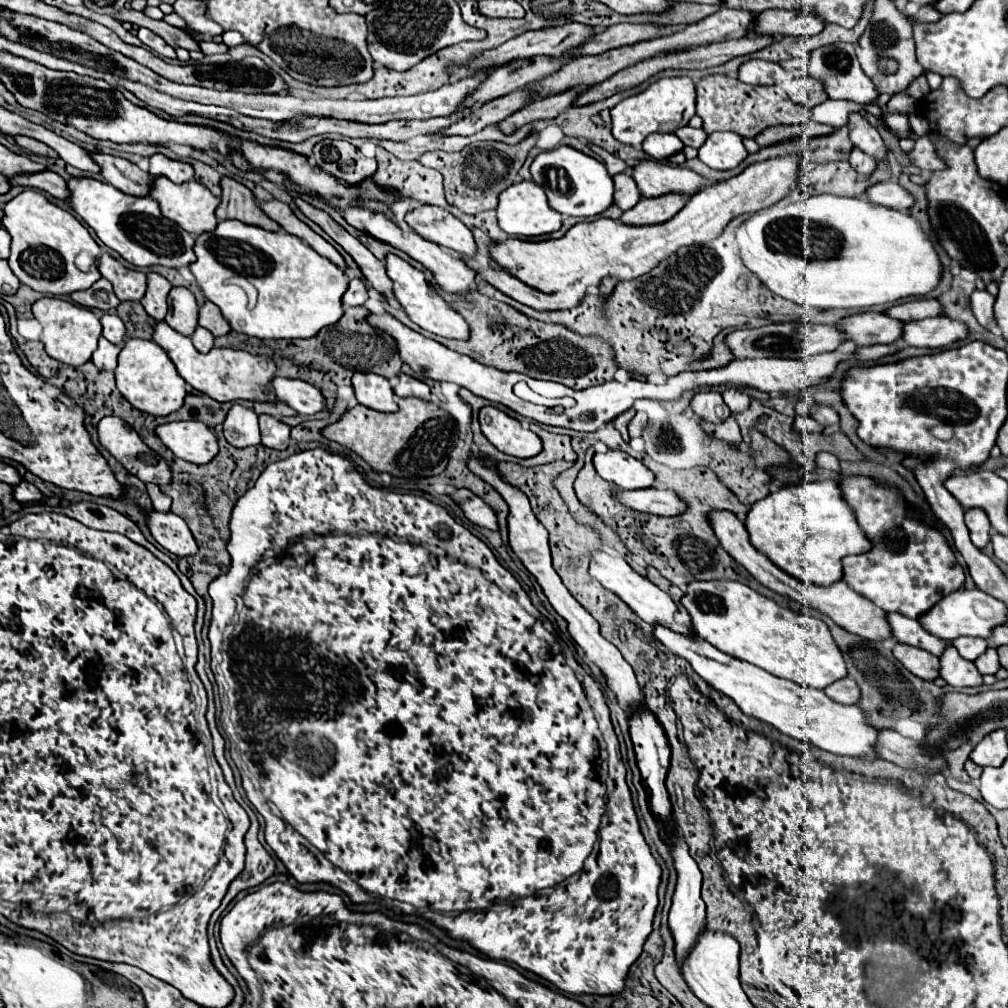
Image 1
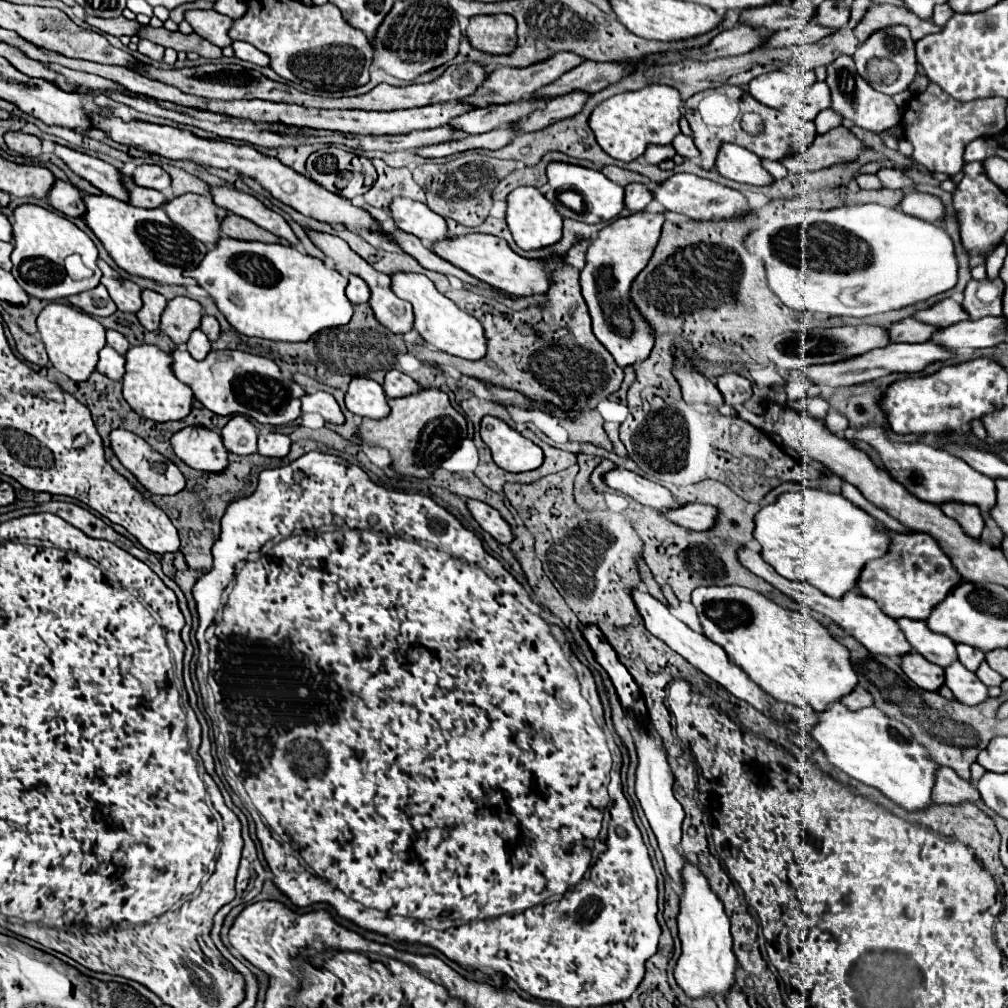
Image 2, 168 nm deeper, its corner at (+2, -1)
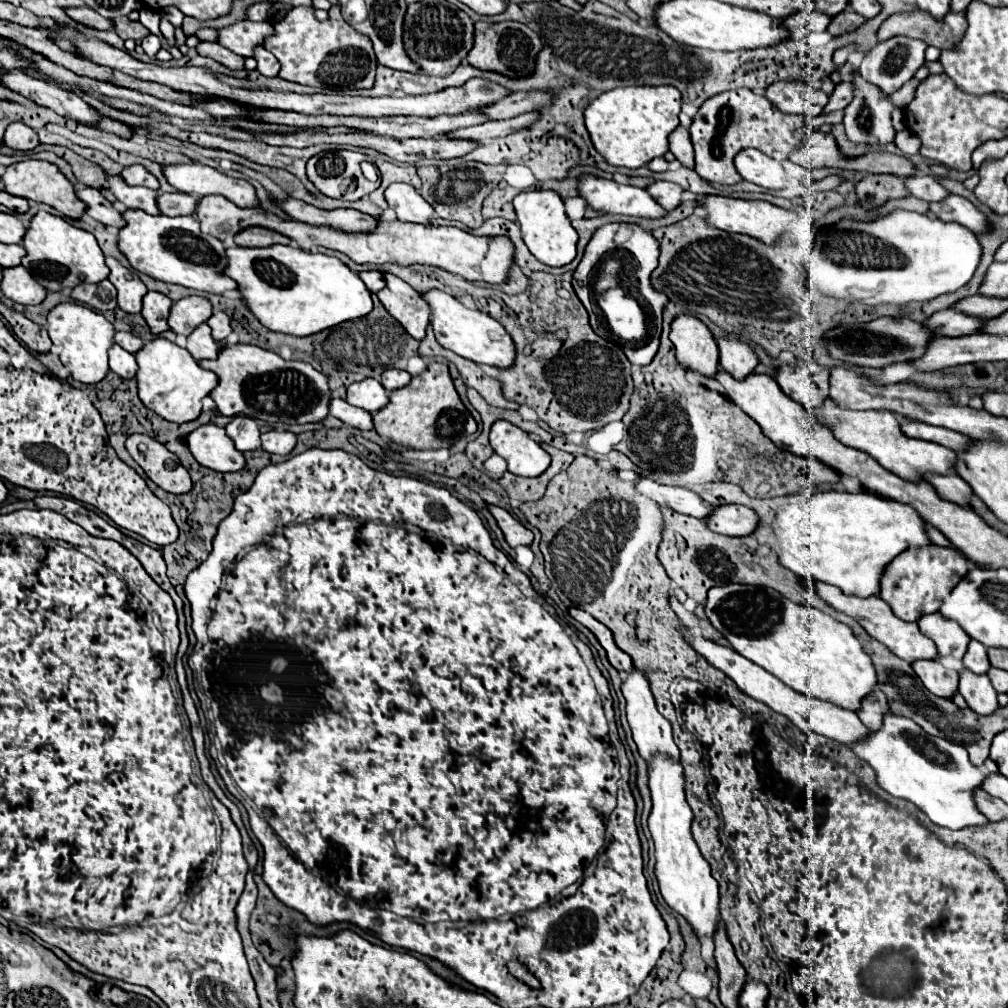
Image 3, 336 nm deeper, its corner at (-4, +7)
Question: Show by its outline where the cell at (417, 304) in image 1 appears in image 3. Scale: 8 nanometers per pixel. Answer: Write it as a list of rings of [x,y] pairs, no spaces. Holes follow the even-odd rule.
[[[428,290],[424,294],[420,294],[426,304],[430,304],[430,324],[434,330],[436,340],[452,350],[454,354],[474,360],[478,364],[488,364],[488,366],[496,366],[496,368],[508,368],[514,362],[514,344],[508,336],[508,332],[504,330],[504,326],[500,322],[496,322],[494,318],[490,318],[488,314],[480,312],[480,310],[470,310],[466,306],[462,306],[454,296],[442,292],[442,290]]]

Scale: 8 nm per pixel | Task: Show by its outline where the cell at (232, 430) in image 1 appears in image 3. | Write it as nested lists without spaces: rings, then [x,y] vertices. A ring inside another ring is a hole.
[[[248,416],[232,418],[232,422],[226,426],[226,432],[240,452],[260,448],[260,426]]]

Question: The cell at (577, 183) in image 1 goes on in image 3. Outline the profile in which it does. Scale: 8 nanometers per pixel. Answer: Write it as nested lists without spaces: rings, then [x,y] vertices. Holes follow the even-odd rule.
[[[594,174],[578,176],[578,194],[588,202],[592,210],[604,214],[660,218],[666,212],[644,188],[618,184],[614,180]]]

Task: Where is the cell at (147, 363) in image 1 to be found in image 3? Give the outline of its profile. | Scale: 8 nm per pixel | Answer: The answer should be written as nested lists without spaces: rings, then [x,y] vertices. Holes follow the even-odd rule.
[[[156,336],[154,340],[146,342],[144,348],[136,352],[136,360],[136,382],[140,400],[146,408],[170,422],[184,424],[198,418],[202,412],[202,398],[208,396],[210,390],[218,384],[218,376],[210,370],[200,368],[186,348],[180,348],[162,336]]]

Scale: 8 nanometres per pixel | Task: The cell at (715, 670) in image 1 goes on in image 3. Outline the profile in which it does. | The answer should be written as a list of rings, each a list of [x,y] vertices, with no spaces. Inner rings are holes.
[[[888,712],[884,714],[882,726],[878,730],[870,732],[858,742],[848,744],[848,748],[874,768],[878,784],[888,794],[910,800],[934,824],[958,830],[988,822],[972,802],[972,790],[982,784],[984,772],[970,764],[964,746],[930,736],[914,720]]]

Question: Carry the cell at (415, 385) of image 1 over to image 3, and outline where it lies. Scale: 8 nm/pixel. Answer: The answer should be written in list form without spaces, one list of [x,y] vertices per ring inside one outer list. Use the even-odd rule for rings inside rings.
[[[390,368],[390,370],[384,370],[384,374],[382,374],[382,384],[384,384],[384,388],[388,392],[398,390],[398,388],[404,388],[410,380],[412,380],[412,376],[406,370]]]

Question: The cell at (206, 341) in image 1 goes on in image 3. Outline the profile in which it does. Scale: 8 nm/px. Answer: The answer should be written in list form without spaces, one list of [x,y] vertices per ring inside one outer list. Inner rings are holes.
[[[204,322],[200,324],[190,336],[188,336],[188,344],[186,350],[196,358],[196,360],[204,360],[204,358],[216,358],[218,356],[218,344],[210,334],[210,326]]]

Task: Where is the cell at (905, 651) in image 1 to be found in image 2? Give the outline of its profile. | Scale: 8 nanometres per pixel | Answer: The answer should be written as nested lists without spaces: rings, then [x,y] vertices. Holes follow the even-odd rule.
[[[916,652],[902,656],[902,670],[922,690],[938,692],[940,686],[944,684],[944,670],[938,668],[936,664],[930,664],[924,656]]]

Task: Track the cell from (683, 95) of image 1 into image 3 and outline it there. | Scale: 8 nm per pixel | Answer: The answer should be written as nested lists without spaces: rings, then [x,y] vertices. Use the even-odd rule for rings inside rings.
[[[626,86],[600,94],[584,112],[594,148],[614,166],[638,168],[668,152],[668,136],[678,128],[682,94],[666,86]]]

